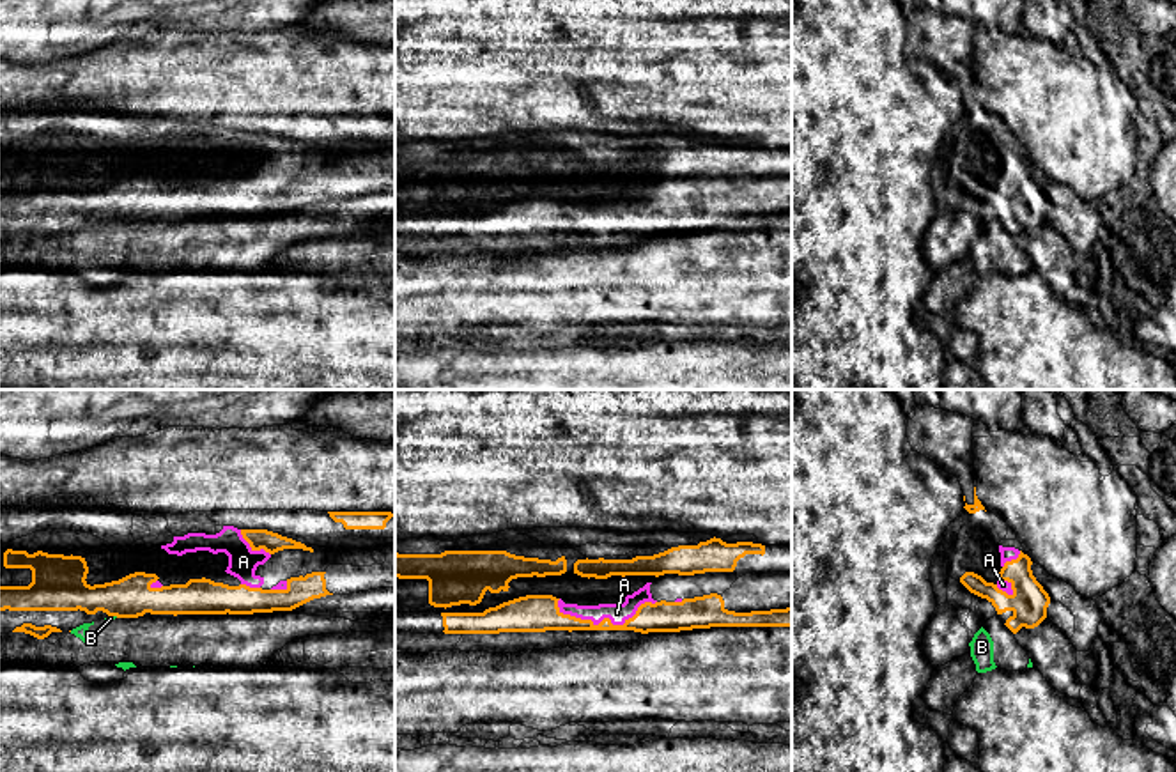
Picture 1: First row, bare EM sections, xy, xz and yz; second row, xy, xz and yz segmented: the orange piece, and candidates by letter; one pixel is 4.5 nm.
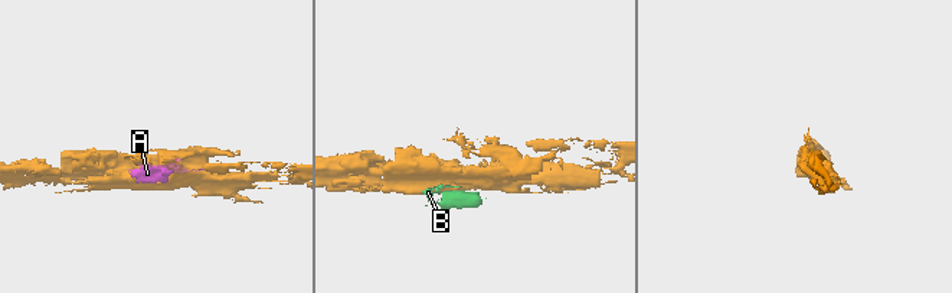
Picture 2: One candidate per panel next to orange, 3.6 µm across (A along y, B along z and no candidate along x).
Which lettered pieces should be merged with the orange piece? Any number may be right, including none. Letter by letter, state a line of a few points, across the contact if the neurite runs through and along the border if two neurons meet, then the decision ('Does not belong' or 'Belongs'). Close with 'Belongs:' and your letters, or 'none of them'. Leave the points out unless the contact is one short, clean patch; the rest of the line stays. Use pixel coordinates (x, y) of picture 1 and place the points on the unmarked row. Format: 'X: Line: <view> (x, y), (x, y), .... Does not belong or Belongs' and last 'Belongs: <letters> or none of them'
A: Belongs
B: Line: xy (108, 218), (117, 220). Does not belong
Belongs: A

